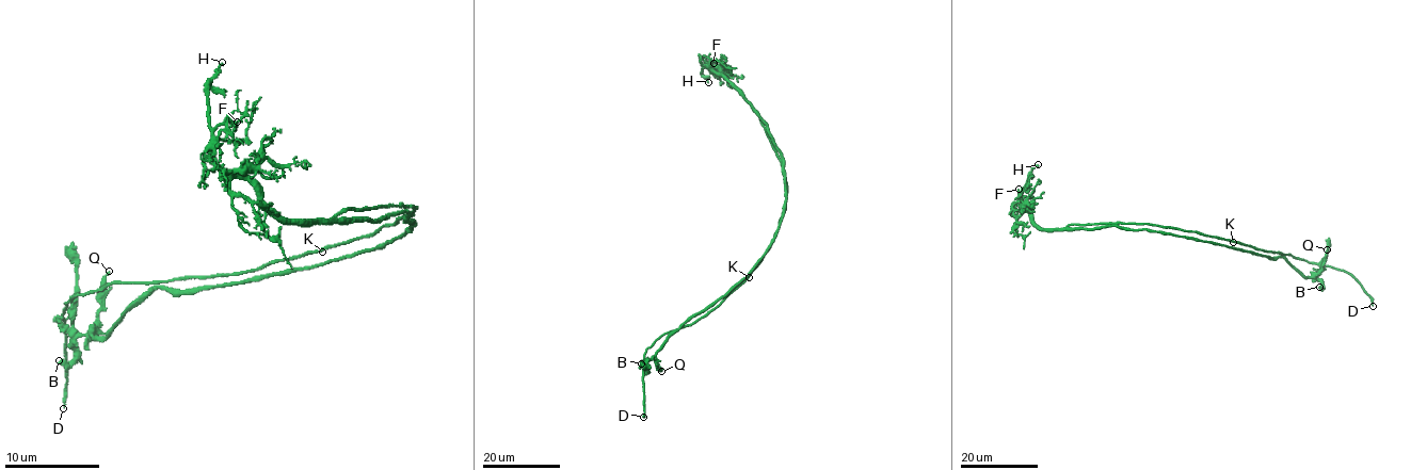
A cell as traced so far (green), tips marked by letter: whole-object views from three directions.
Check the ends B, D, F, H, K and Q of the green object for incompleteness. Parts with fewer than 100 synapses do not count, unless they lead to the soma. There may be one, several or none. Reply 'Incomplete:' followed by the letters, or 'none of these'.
Incomplete: D

